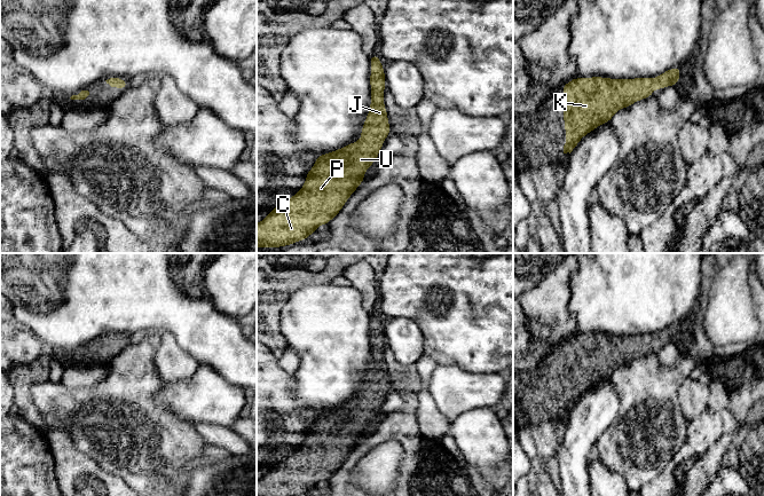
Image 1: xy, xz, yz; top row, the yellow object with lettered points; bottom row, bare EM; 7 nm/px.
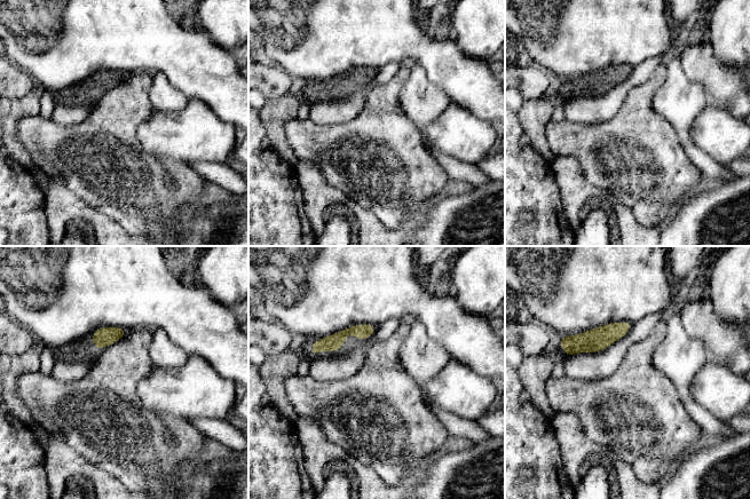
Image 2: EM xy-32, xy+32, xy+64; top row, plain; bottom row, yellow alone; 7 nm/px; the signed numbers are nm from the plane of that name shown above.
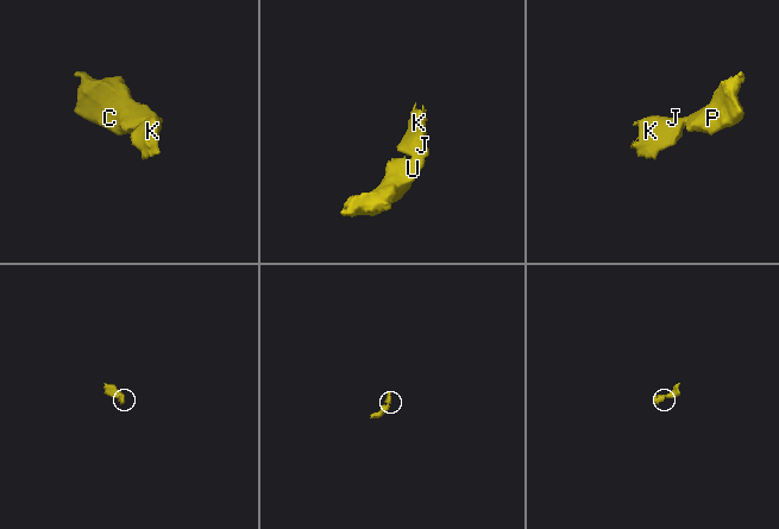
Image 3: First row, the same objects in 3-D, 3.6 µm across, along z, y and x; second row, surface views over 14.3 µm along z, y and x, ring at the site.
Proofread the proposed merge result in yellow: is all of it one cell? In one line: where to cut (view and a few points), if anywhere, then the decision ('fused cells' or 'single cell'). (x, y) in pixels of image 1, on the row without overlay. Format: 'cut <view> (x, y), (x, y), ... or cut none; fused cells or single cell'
cut none; single cell

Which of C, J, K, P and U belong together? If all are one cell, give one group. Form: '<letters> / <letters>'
C J K P U

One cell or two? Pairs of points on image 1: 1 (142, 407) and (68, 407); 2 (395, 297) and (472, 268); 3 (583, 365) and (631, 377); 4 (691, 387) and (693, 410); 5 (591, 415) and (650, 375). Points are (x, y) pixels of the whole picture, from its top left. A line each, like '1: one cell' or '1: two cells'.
1: one cell
2: one cell
3: two cells
4: one cell
5: two cells

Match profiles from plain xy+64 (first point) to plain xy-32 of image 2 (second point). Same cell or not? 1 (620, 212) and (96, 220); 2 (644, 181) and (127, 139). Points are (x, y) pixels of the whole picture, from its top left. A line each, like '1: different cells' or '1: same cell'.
1: same cell
2: same cell

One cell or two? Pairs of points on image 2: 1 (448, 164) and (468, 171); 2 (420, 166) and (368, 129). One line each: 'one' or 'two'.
1: one
2: one

